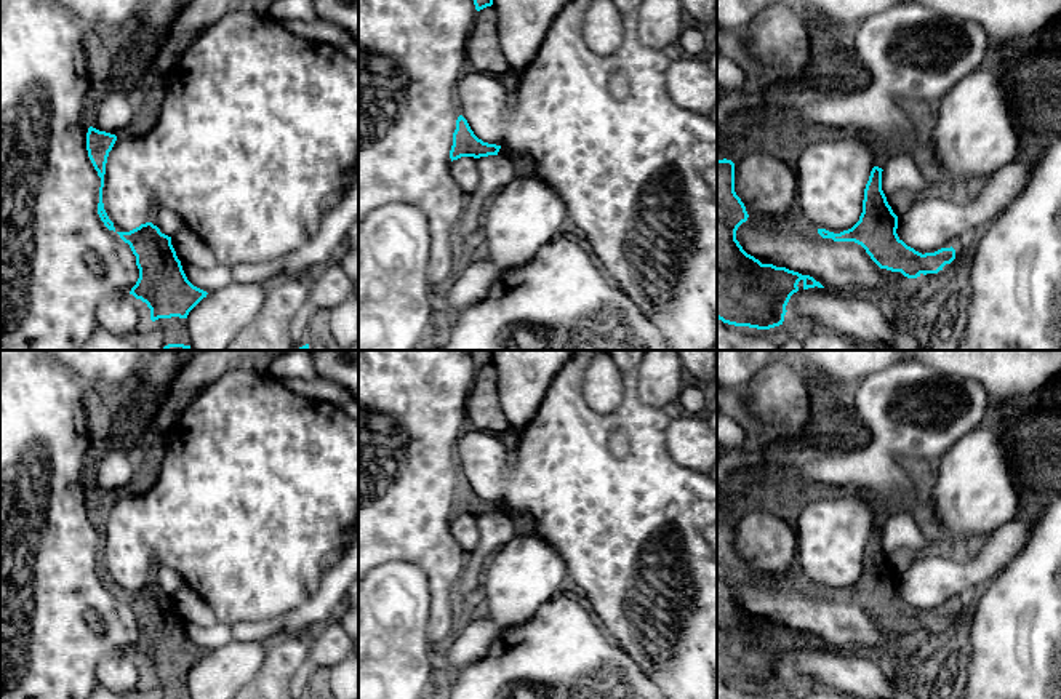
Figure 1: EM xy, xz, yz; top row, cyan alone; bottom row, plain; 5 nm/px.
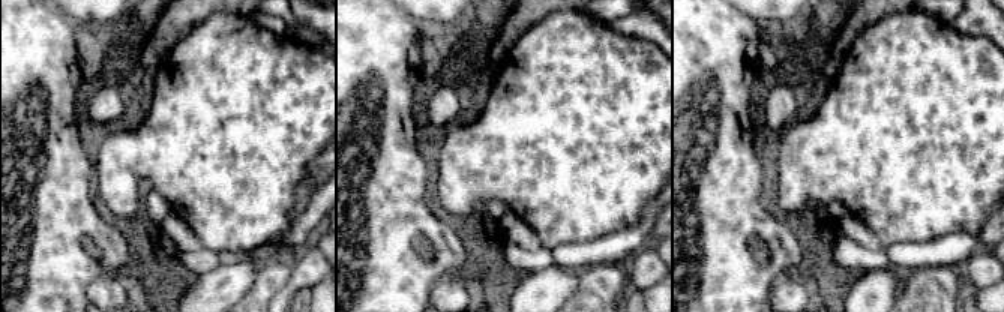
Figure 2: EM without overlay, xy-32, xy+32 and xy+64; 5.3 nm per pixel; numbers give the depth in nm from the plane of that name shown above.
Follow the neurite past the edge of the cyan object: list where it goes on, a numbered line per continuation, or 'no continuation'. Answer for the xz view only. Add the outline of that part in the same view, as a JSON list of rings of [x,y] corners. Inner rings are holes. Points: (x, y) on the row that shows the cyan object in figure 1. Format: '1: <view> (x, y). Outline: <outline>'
no continuation

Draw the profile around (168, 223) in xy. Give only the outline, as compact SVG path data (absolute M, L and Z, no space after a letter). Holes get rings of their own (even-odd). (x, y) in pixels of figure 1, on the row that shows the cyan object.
M160 208L150 219L154 226L160 229L162 234L171 237L178 232L184 222L182 219L173 211L166 208Z

